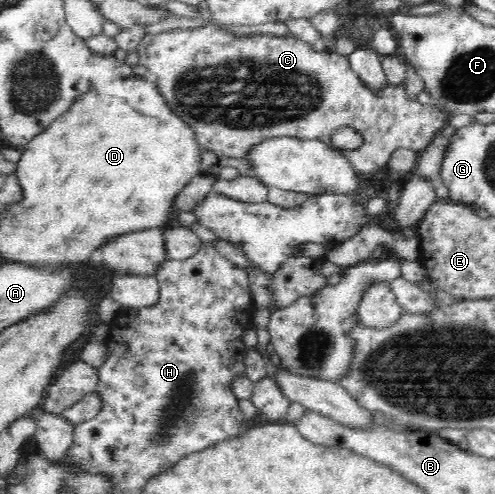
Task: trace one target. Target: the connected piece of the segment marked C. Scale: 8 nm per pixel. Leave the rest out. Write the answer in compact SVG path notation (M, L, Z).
M200 27L196 29L170 29L162 33L146 35L137 45L136 53L138 53L137 63L145 67L152 79L160 97L164 99L166 105L172 110L172 113L179 117L190 129L192 129L194 137L198 145L204 150L210 150L220 157L237 157L244 158L248 153L258 146L259 143L267 139L277 138L280 136L288 136L300 139L317 139L328 146L332 146L332 133L336 129L349 127L362 137L362 143L356 149L342 148L342 153L353 164L354 170L358 173L372 174L381 168L386 167L387 161L391 158L392 153L399 149L407 149L415 152L422 152L436 137L436 133L443 129L443 126L448 123L449 115L441 110L434 103L420 103L415 97L409 97L406 89L403 87L394 87L388 85L380 92L372 92L356 77L352 71L349 59L338 55L333 49L324 51L316 51L311 45L294 35L273 36L268 34L249 34L240 37L228 32L228 30L218 29L216 27Z

